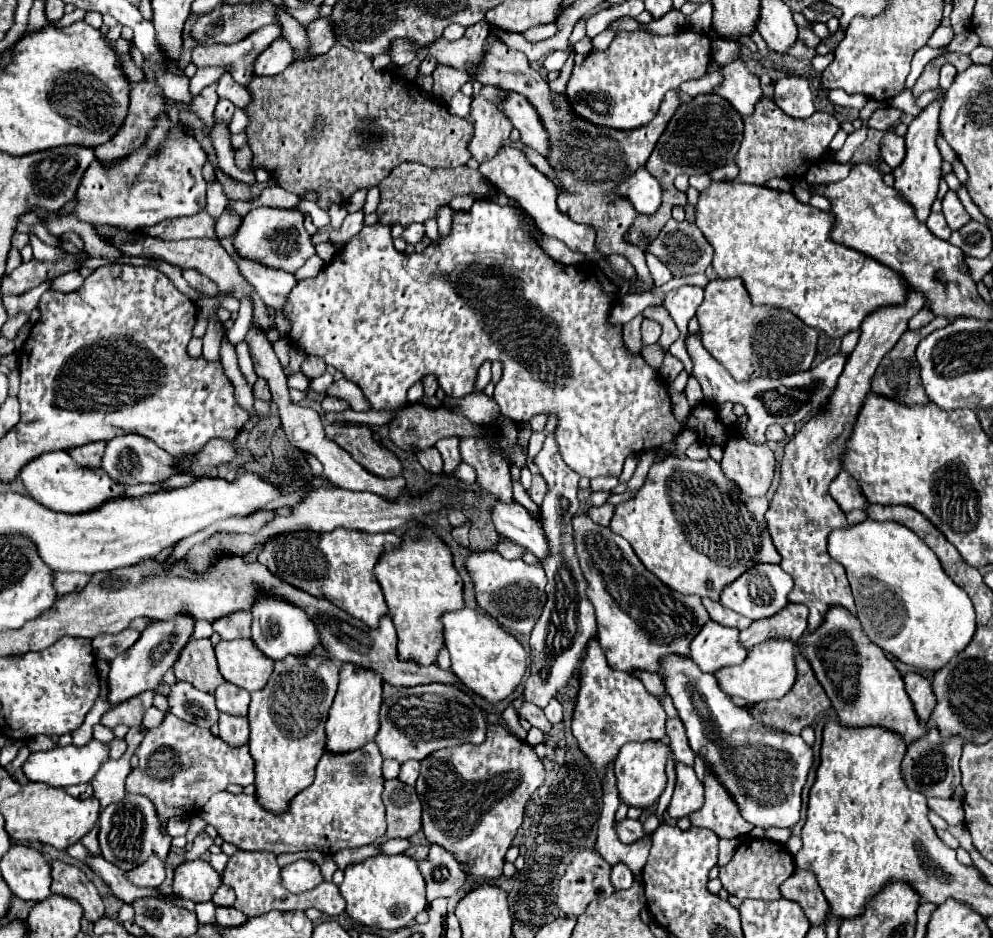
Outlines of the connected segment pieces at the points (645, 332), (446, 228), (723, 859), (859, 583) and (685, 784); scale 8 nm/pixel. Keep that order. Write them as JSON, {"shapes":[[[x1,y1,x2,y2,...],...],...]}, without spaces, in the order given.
{"shapes":[[[652,319,642,321,642,343,644,343,644,347,658,343,660,335,662,335,662,327,656,321,652,321]],[[442,207,442,209,438,211,436,221,438,221,440,233,442,233,442,235,448,235,448,233,450,233,450,207]],[[720,839,718,867,726,865,726,863,732,859,732,855,734,855,734,851,736,851,736,847,738,847,738,845,740,845,740,839]],[[866,519,848,529,832,531,828,537,828,553,846,569,862,629,874,645,878,645,894,659,934,673,946,667,950,659,964,651,972,641,976,633,976,615,970,597,944,573,932,549,926,547,924,541,908,527,890,521,880,523]],[[676,763,676,775,676,789,672,795,672,803,668,807,668,815,680,819,688,817,704,805,704,787,696,779,694,769,684,763]]]}

